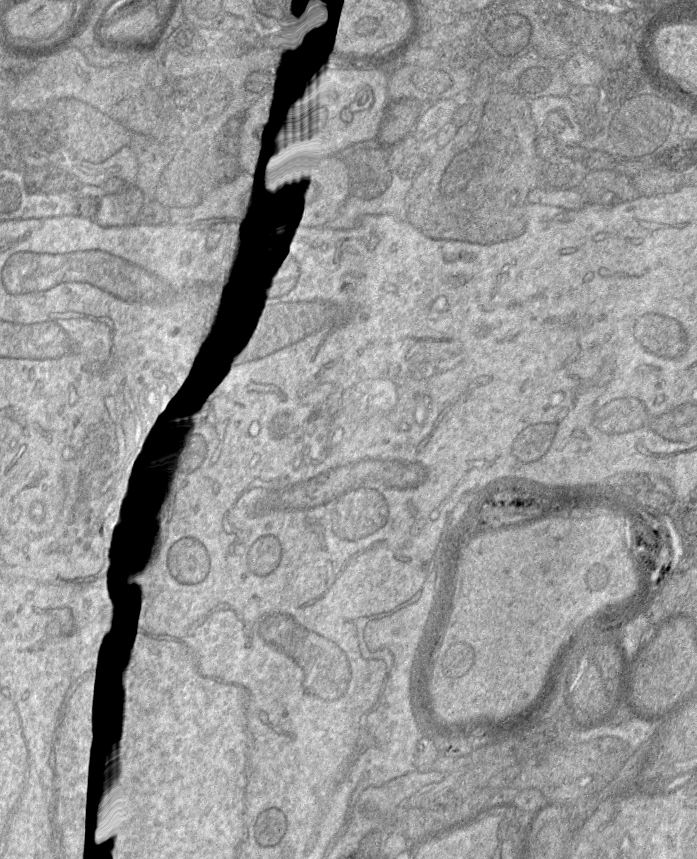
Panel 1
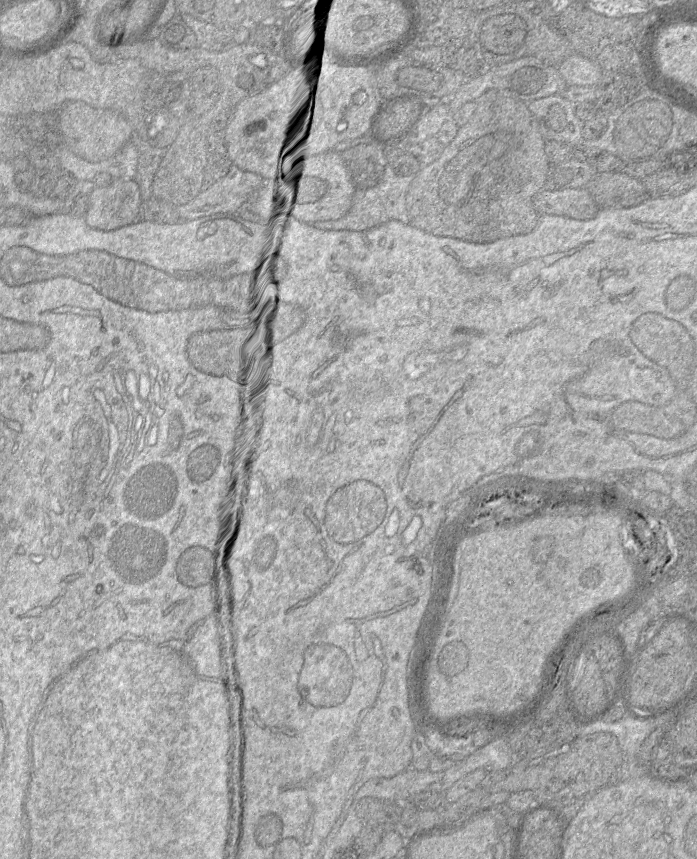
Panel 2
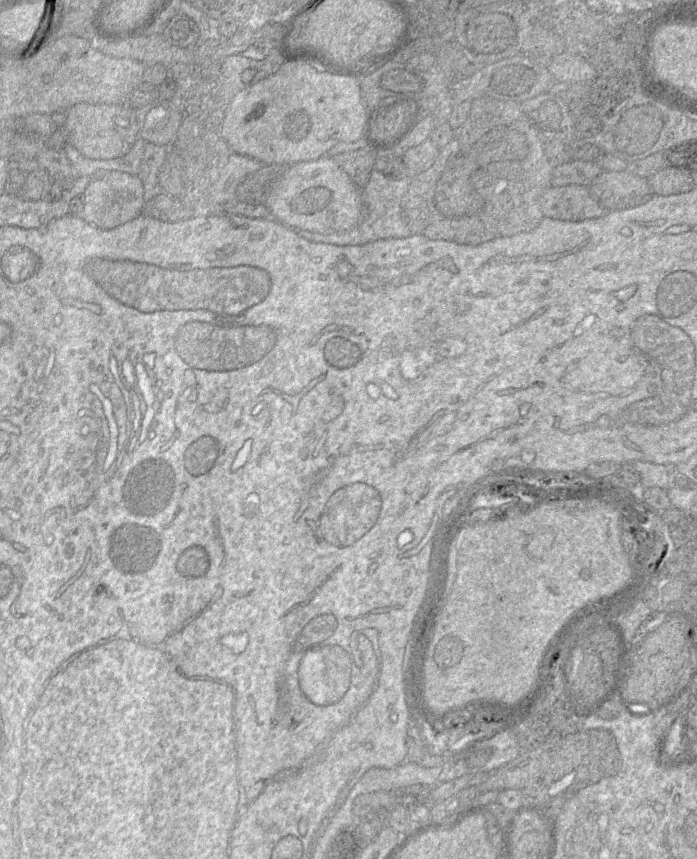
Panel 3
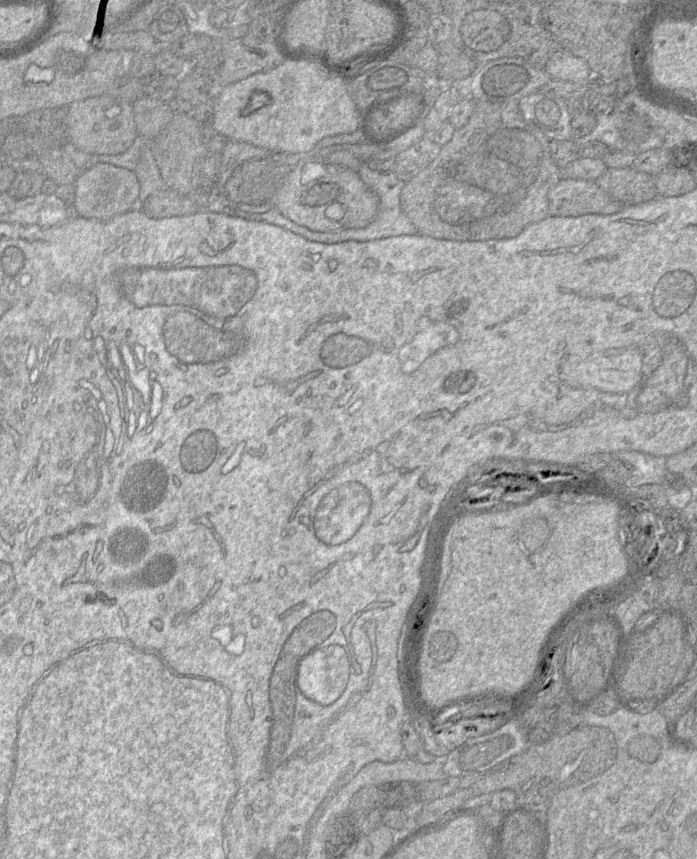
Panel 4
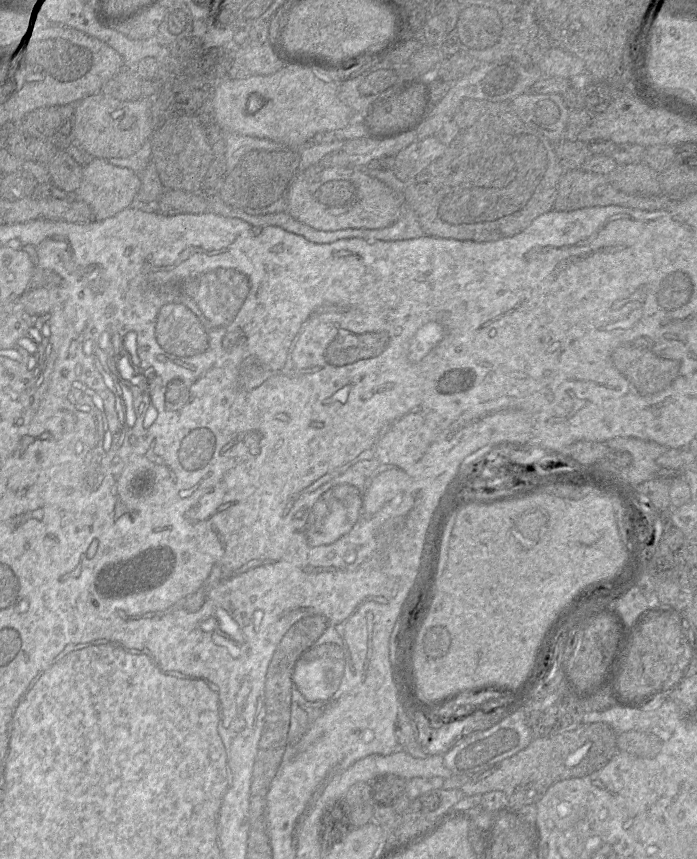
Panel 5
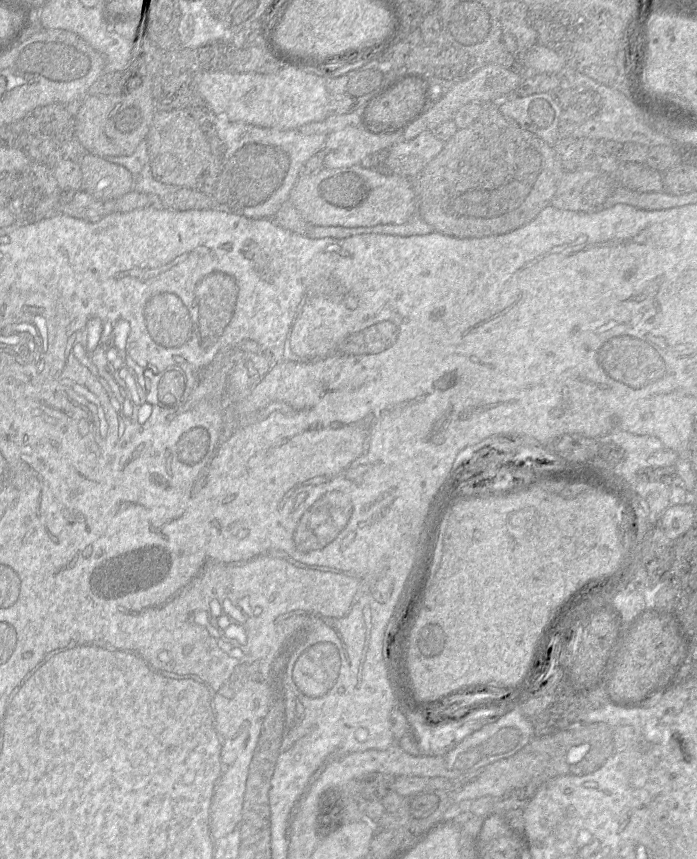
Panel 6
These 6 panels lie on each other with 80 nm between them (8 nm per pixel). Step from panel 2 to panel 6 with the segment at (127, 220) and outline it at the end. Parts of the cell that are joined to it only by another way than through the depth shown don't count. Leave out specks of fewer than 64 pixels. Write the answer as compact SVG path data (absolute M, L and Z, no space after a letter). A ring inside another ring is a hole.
M87 153L79 163L82 189L100 200L117 199L134 188L135 177L123 166Z

